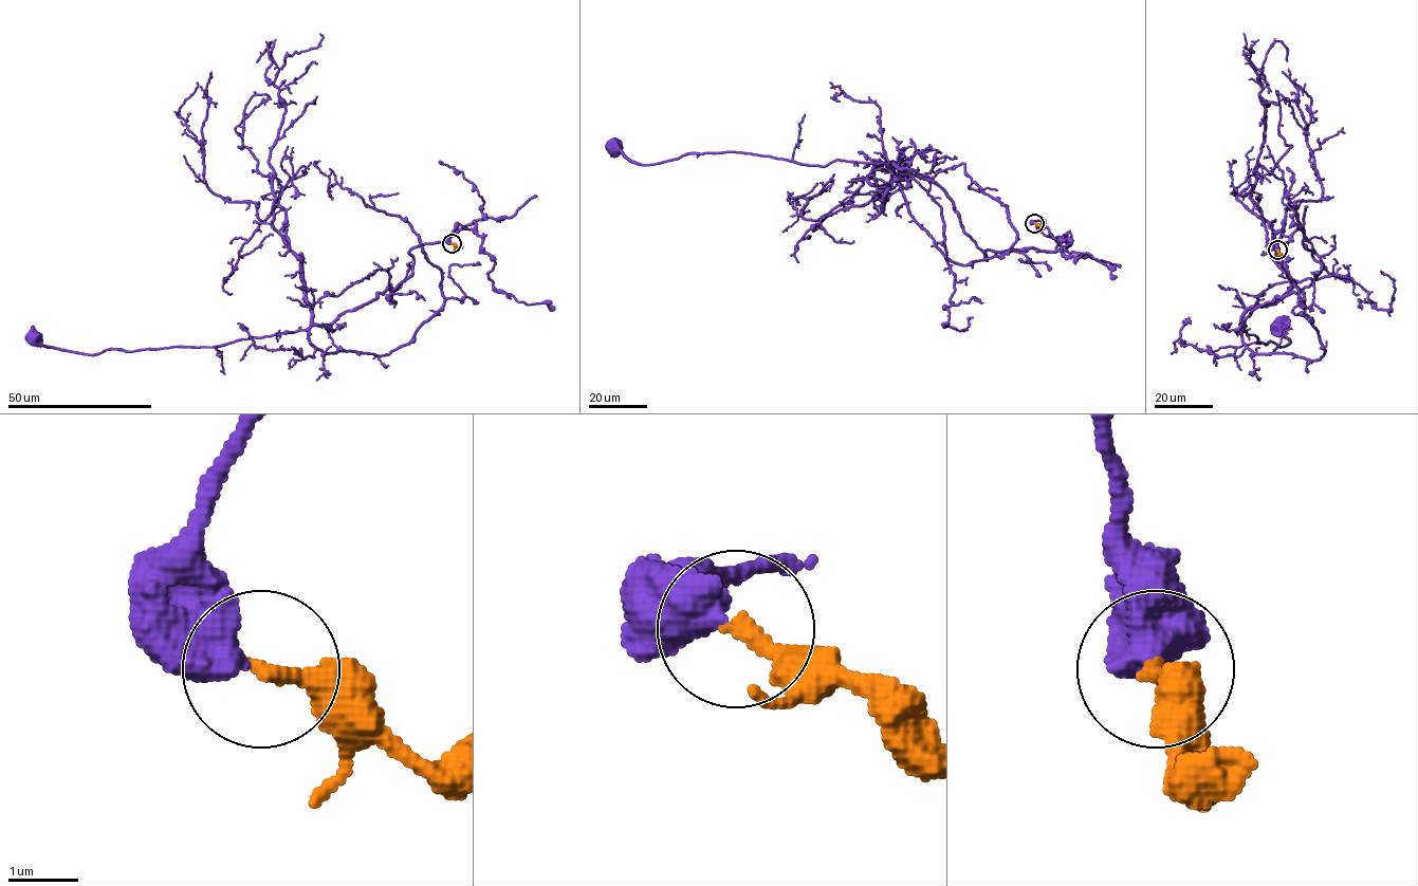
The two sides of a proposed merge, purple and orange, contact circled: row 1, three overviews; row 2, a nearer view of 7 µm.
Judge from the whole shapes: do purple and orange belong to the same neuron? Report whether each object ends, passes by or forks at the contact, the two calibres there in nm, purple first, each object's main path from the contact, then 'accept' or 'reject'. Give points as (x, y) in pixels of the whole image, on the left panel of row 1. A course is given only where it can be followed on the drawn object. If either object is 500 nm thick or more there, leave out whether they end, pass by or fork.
calibres 550 and 240 nm; course purple (450, 243), (458, 224), (474, 221), (413, 246), (412, 274), (328, 325), (214, 347), (95, 354), (33, 336); course orange (450, 243), (463, 246); accept

